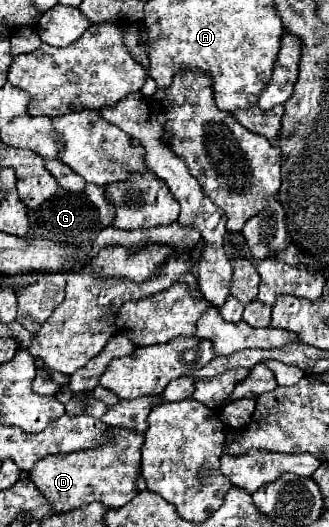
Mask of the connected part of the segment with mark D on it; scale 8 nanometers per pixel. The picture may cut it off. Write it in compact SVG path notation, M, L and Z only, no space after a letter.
M111 427L113 441L97 447L97 449L83 449L75 453L55 455L41 459L35 463L31 471L31 479L37 489L47 497L55 511L73 511L81 505L101 501L103 505L117 509L129 503L137 493L137 477L141 469L141 445L143 435Z

